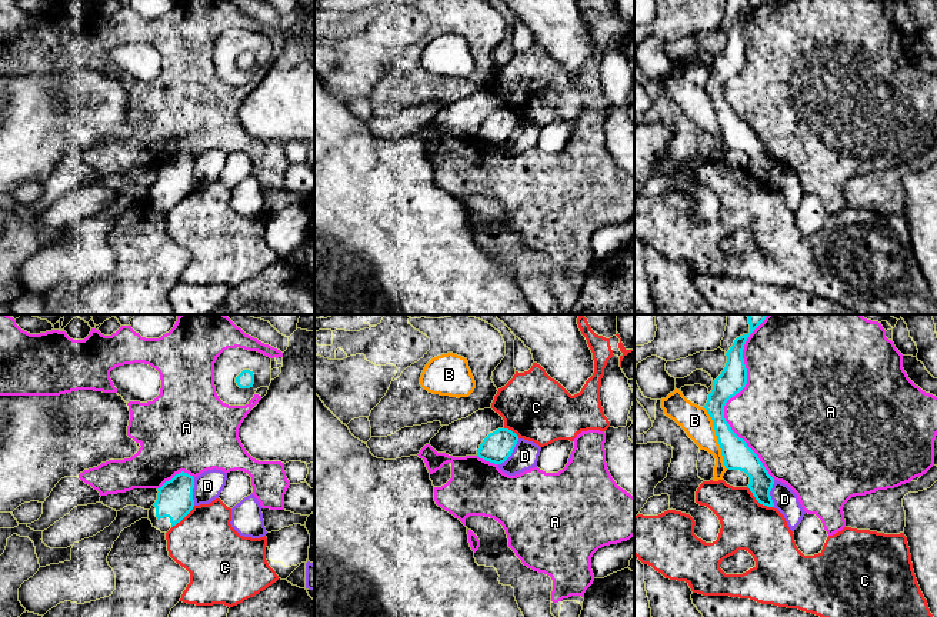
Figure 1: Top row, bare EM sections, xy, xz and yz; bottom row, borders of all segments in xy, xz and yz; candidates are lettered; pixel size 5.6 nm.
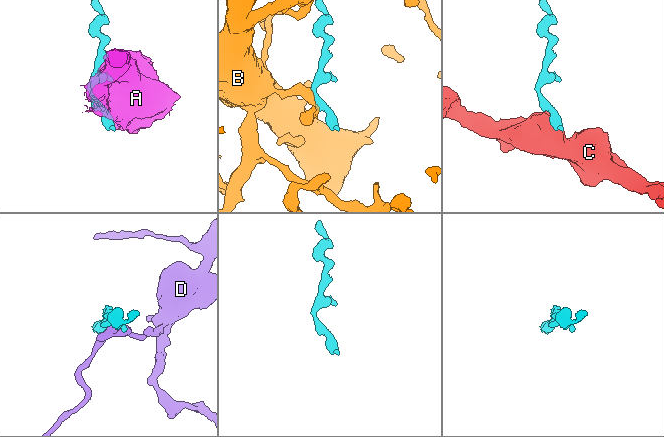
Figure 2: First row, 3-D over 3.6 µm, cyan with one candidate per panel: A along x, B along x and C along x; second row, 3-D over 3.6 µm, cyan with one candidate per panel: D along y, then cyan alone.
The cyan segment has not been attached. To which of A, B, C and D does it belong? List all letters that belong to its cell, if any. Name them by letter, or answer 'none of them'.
none of them

